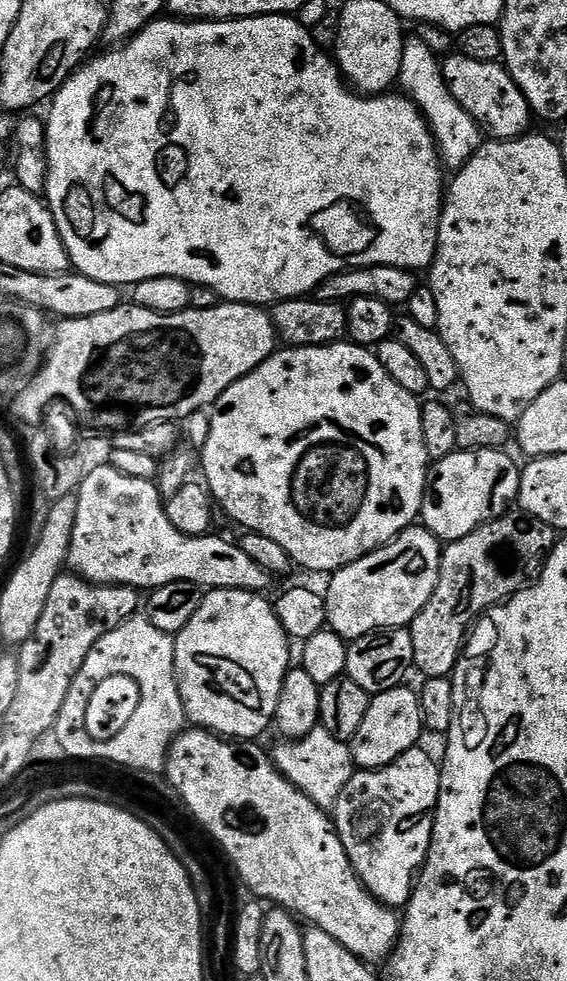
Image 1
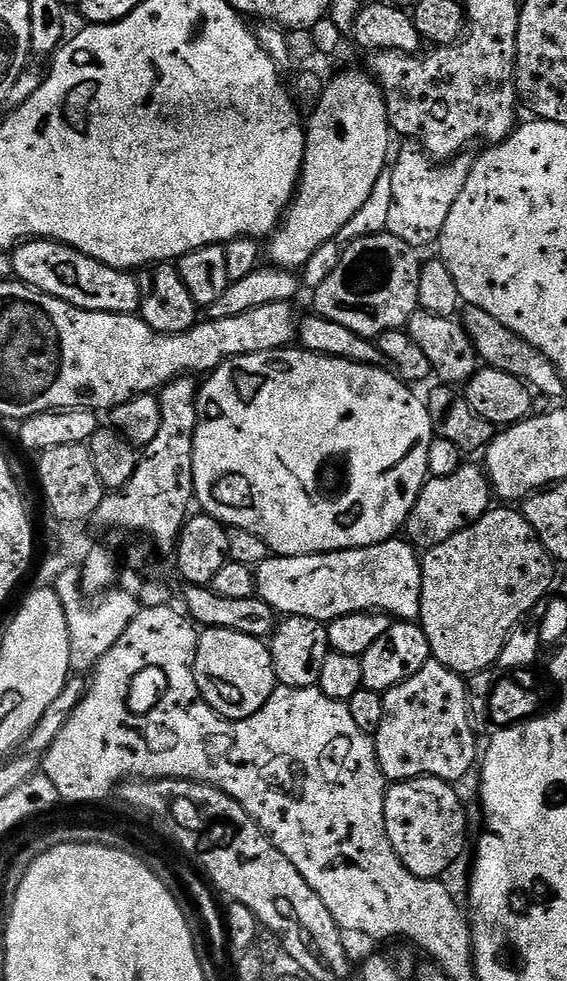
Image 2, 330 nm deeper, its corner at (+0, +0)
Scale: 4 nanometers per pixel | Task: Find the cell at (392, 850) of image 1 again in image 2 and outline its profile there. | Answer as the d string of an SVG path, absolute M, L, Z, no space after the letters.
M433 776L401 780L385 791L384 821L388 841L410 874L427 880L443 877L443 872L463 854L464 831L468 828L464 808L465 801L455 787Z

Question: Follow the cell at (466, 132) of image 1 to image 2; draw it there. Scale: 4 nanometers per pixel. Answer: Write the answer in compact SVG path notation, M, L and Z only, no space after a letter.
M408 142L405 145L397 156L395 153L386 176L392 185L392 206L385 231L402 239L411 248L422 250L422 247L439 241L441 228L449 217L450 208L466 186L473 157L461 154L447 162L437 162L419 144Z

